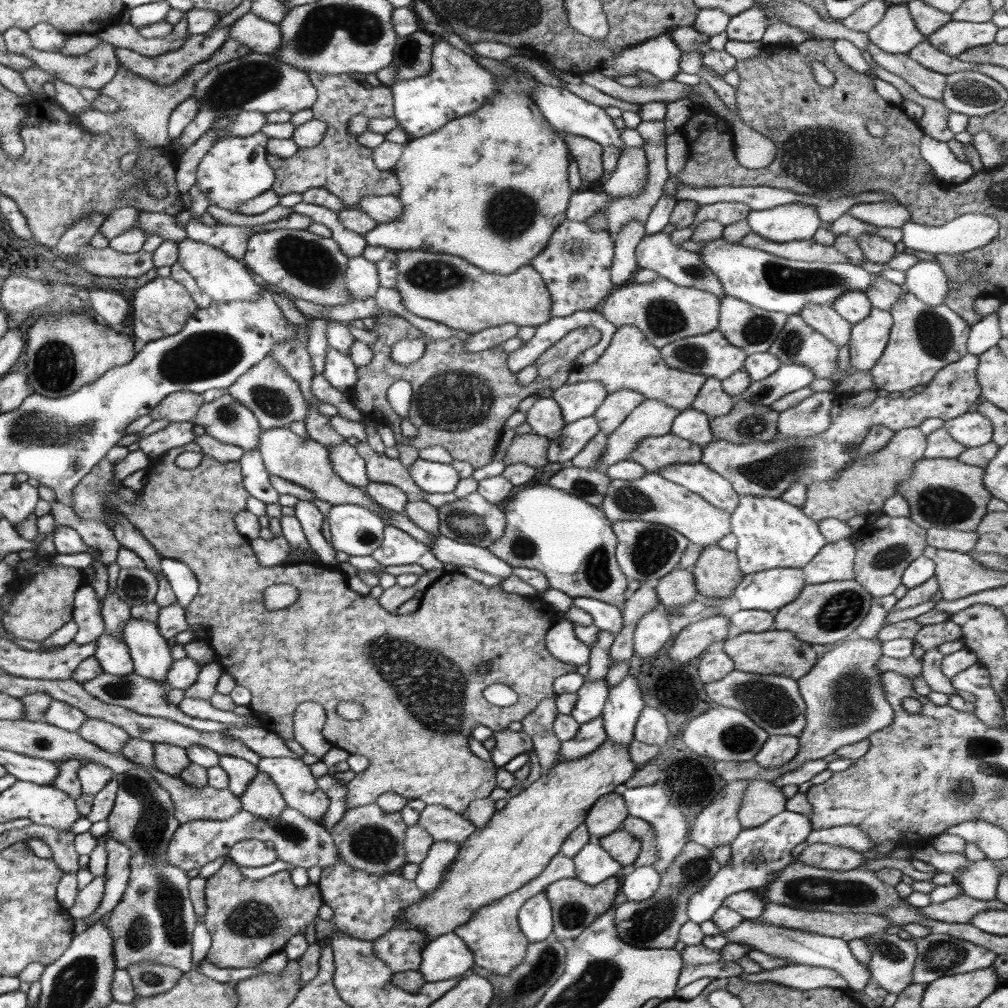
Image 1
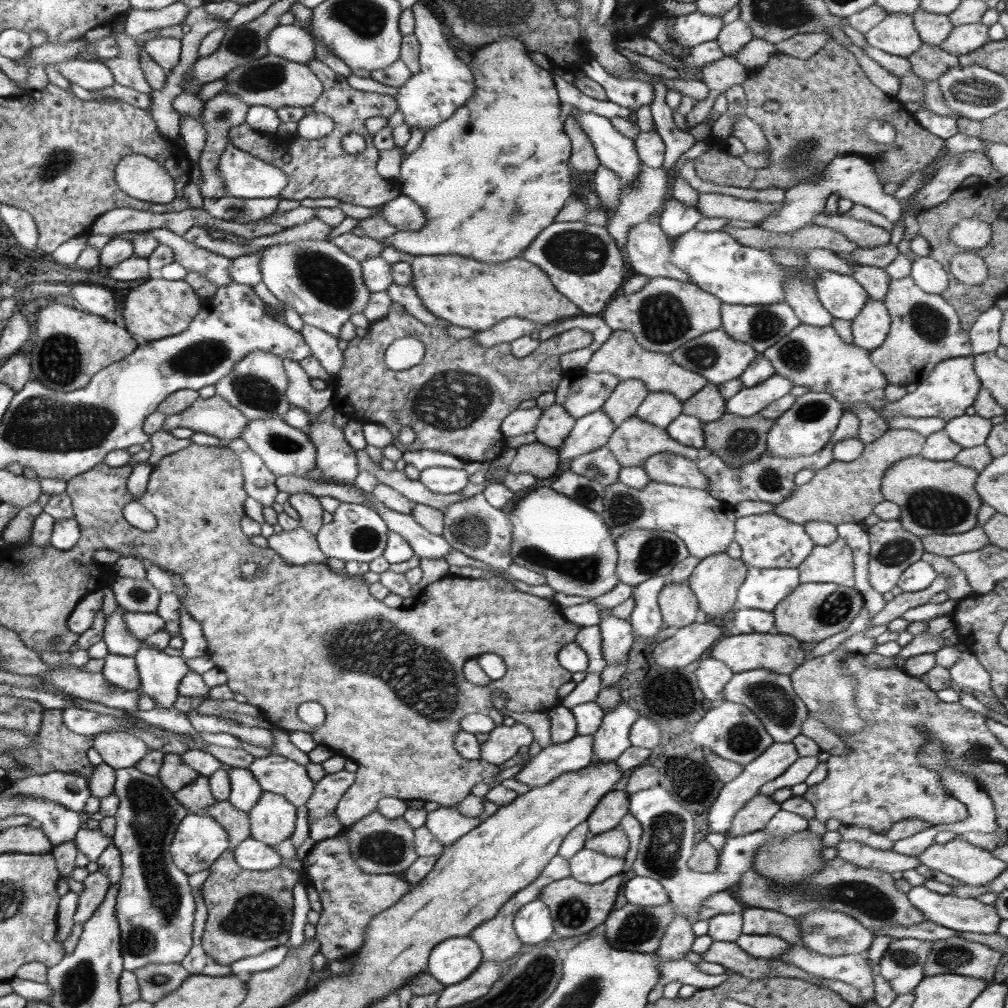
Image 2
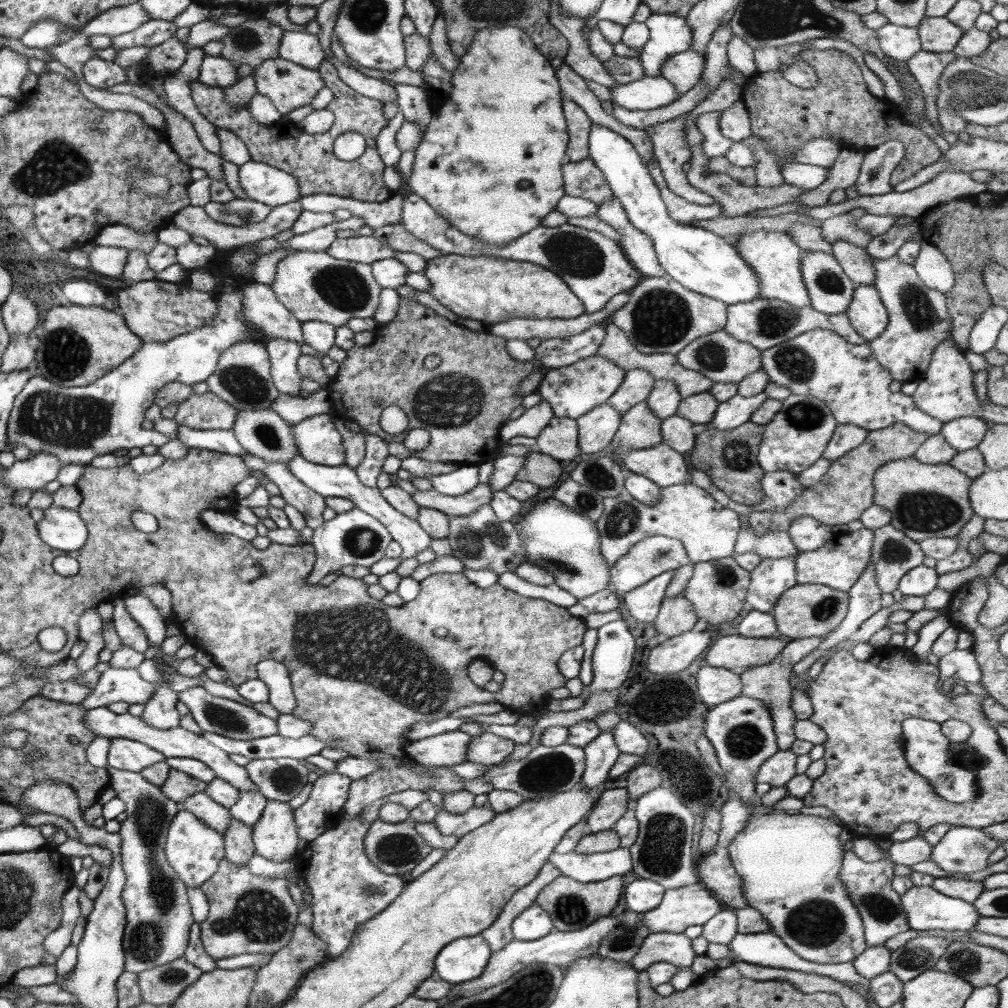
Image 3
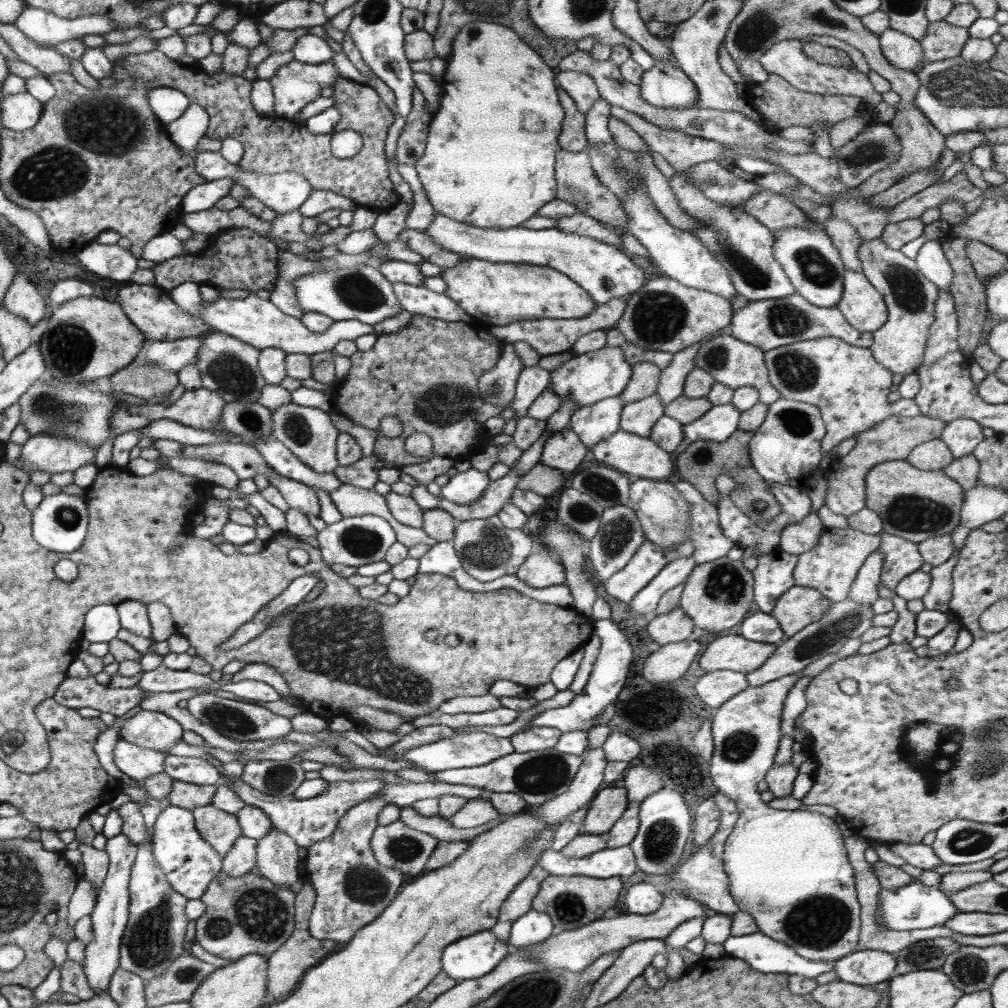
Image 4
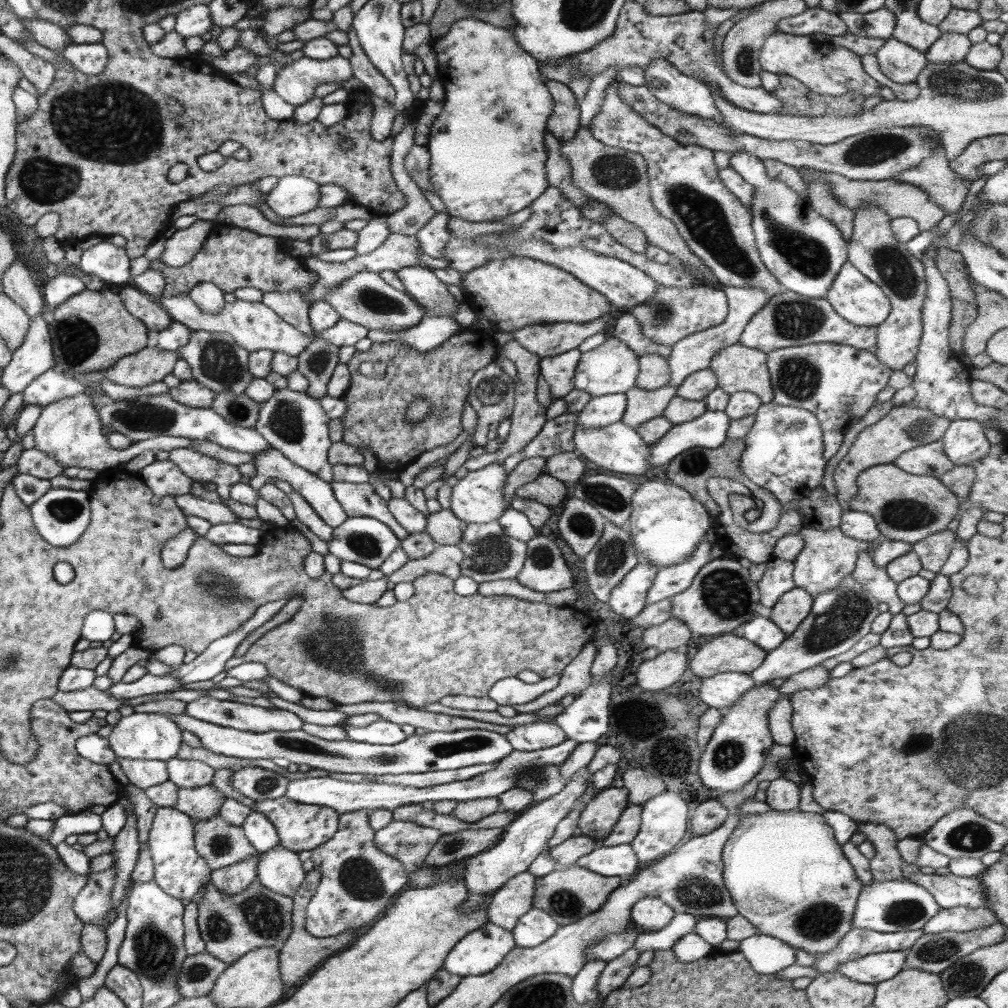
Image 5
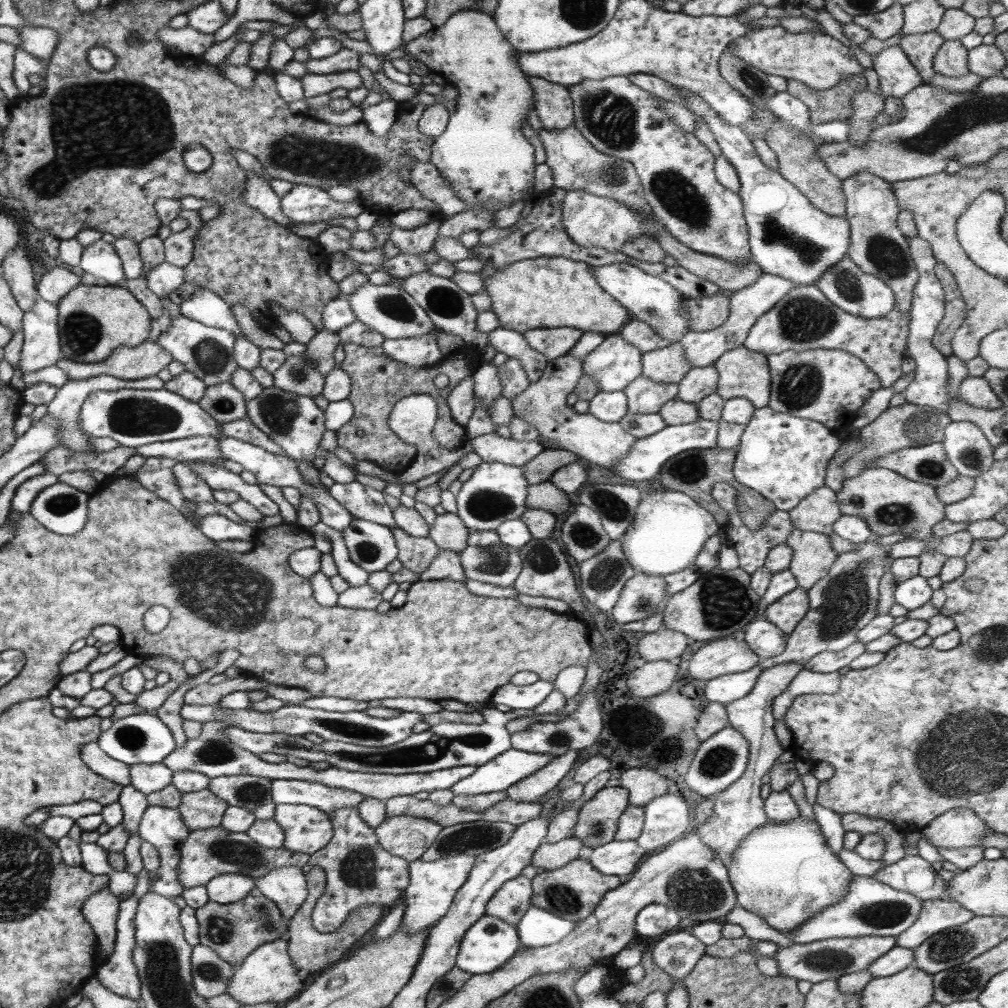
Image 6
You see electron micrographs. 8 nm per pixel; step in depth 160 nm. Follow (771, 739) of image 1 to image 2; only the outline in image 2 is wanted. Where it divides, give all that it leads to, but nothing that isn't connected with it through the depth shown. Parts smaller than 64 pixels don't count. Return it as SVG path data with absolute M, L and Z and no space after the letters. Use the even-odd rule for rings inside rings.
M773 742L770 747L766 748L766 751L762 752L762 755L754 758L750 764L744 767L744 772L740 776L728 782L720 790L708 814L708 834L724 834L728 837L736 813L758 794L760 788L766 782L770 782L770 780L774 780L774 778L783 774L798 758L799 755L792 742Z

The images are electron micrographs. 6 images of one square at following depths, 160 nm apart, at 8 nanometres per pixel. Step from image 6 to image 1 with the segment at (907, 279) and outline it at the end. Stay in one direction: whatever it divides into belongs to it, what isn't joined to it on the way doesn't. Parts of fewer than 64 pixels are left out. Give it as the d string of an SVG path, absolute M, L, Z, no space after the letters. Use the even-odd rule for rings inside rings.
M906 290L900 302L892 306L891 316L893 325L888 345L870 372L876 389L904 392L918 384L927 385L938 370L968 354L966 342L971 325L946 304L928 306Z

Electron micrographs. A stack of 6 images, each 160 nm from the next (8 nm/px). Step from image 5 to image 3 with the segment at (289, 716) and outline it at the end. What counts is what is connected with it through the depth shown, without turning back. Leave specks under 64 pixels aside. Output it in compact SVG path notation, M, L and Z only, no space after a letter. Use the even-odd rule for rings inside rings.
M200 684L183 690L179 694L179 701L189 708L192 718L196 720L202 730L207 730L220 736L227 736L234 740L252 740L254 738L272 736L278 732L276 720L240 702L228 698L217 698L208 693Z

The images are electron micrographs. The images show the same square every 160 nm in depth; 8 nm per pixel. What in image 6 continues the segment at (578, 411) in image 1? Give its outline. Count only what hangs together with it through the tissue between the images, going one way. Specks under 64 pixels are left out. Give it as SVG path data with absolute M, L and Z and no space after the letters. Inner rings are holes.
M618 334L608 335L593 352L582 359L583 372L597 380L600 391L623 391L642 375L642 355L638 348Z

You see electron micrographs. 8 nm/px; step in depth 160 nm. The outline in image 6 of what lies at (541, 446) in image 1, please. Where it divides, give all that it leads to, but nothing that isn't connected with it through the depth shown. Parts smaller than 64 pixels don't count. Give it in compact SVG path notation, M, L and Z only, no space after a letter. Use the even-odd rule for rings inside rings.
M549 480L529 485L525 497L527 508L541 508L555 515L564 514L570 508L568 495Z

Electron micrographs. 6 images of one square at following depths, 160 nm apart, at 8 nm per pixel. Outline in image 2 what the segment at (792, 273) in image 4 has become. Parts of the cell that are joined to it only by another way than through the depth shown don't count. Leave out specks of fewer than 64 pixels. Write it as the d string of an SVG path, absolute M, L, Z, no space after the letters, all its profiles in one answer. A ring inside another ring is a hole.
M817 270L820 280L815 291L820 303L834 318L854 320L866 306L869 295L852 276L830 270Z

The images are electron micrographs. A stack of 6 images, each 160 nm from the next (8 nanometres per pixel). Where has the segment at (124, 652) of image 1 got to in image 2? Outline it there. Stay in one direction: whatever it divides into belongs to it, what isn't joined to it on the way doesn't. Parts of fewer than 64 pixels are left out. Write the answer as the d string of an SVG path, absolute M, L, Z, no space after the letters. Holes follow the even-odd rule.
M109 652L103 661L101 673L110 684L122 690L141 690L135 658Z

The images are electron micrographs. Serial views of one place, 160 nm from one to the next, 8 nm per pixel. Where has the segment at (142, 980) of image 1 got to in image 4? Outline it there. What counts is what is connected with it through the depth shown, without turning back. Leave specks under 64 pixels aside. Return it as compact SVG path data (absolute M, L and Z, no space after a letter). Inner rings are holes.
M190 954L178 956L166 972L146 982L147 1005L160 1006L190 1000L196 988L214 972L214 969L213 964L194 958Z

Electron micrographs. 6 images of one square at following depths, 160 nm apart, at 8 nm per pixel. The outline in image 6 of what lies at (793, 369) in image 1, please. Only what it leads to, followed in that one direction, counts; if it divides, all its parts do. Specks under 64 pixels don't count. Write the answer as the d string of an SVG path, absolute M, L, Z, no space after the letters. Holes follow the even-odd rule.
M699 419L690 424L666 425L660 432L652 436L642 437L634 441L633 447L611 468L611 471L622 476L628 482L652 480L662 465L672 456L693 448L709 449L717 446L719 422Z

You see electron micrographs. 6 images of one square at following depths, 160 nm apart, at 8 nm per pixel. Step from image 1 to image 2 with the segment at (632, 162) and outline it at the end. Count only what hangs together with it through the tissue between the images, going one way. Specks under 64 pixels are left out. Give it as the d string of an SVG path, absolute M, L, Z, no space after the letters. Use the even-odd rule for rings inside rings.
M641 162L641 171L635 182L623 184L618 208L611 215L610 222L606 226L607 231L621 251L625 250L630 227L648 221L653 212L656 212L656 210L663 206L668 183L669 172L664 167L652 168Z

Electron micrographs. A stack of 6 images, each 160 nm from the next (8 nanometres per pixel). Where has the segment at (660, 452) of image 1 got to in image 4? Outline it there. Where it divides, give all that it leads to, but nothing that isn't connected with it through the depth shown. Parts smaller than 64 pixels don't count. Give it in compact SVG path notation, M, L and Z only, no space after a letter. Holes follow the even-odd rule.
M656 393L643 400L630 402L623 406L619 428L646 438L651 433L654 423L665 416L664 408Z

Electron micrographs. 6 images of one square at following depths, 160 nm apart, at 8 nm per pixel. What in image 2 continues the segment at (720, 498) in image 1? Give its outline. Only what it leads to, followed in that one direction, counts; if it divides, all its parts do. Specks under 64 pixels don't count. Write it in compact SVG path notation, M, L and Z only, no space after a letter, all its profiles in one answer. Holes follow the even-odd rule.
M660 453L650 456L643 464L650 480L688 488L709 490L709 480L700 472L695 461L679 454Z

